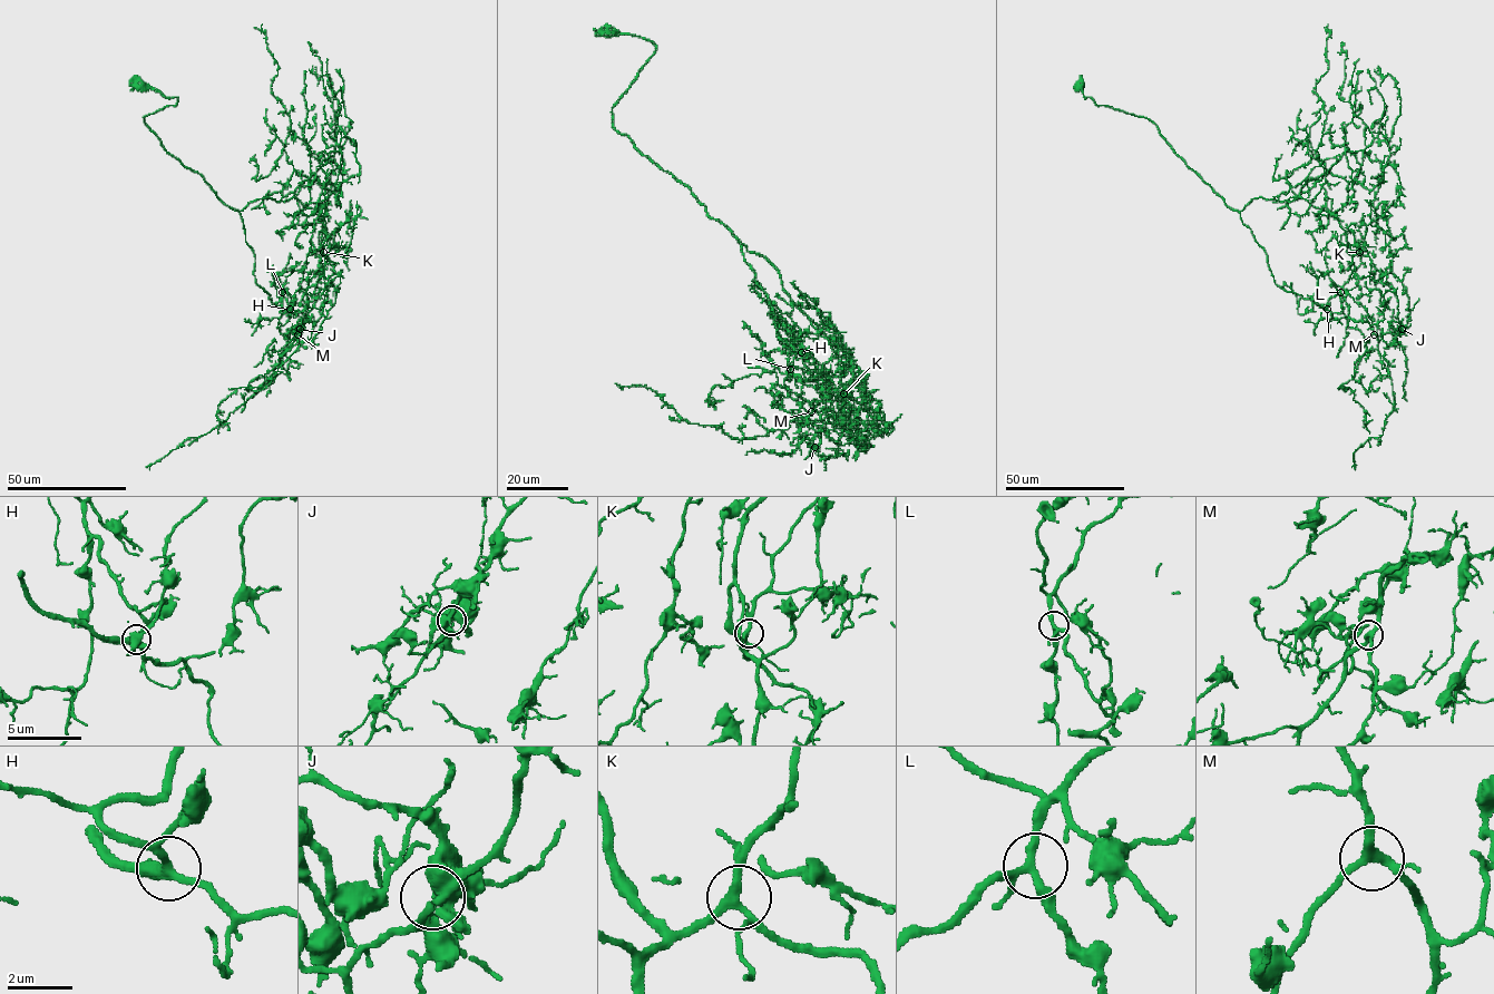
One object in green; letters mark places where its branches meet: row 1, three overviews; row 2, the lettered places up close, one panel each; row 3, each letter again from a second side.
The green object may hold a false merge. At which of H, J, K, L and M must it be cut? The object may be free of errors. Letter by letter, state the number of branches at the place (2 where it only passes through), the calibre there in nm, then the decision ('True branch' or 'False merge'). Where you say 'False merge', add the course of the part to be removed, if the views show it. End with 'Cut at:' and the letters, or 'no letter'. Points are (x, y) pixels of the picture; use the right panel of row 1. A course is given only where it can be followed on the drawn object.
H: Branches: 4. Thickness 280 nm. True branch
J: Branches: 4. Thickness 280 nm. False merge. Course of the part to remove: (1400, 329), (1399, 323), (1390, 321), (1392, 343)
K: Branches: 4. Thickness 260 nm. True branch
L: Branches: 4. Thickness 280 nm. True branch
M: Branches: 4. Thickness 280 nm. True branch
Cut at: J

